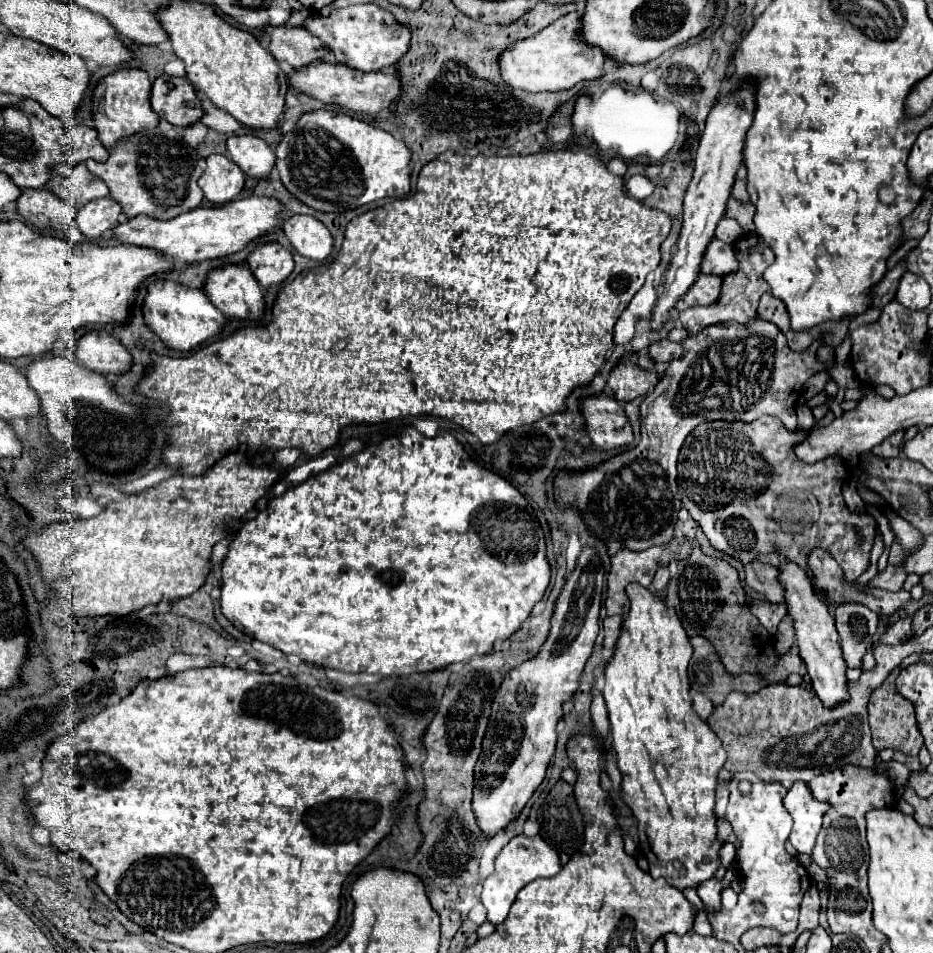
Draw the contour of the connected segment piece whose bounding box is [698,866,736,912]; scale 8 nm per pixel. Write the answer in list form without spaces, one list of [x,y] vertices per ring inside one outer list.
[[[730,866],[722,880],[710,878],[710,880],[704,882],[702,886],[698,886],[698,896],[700,896],[700,900],[704,902],[704,906],[710,908],[710,912],[712,912],[712,910],[714,910],[714,912],[722,910],[722,898],[720,898],[720,894],[722,894],[724,888],[730,886],[730,882],[732,882],[734,878],[736,878],[736,868]]]

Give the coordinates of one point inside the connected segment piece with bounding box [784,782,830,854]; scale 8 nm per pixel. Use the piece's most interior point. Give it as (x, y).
(807, 813)

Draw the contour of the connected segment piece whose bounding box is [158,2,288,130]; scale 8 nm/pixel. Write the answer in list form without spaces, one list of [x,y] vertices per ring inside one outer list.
[[[172,2],[158,12],[158,20],[168,32],[176,56],[184,60],[188,80],[196,84],[216,108],[256,130],[278,128],[278,118],[284,112],[288,80],[274,56],[266,52],[250,32],[230,26],[212,6],[200,2]]]

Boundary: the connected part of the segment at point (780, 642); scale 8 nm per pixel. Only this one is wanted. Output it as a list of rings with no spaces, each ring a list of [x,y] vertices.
[[[784,616],[784,620],[778,626],[778,634],[776,634],[776,654],[784,654],[794,646],[794,626],[792,626],[792,618]]]

